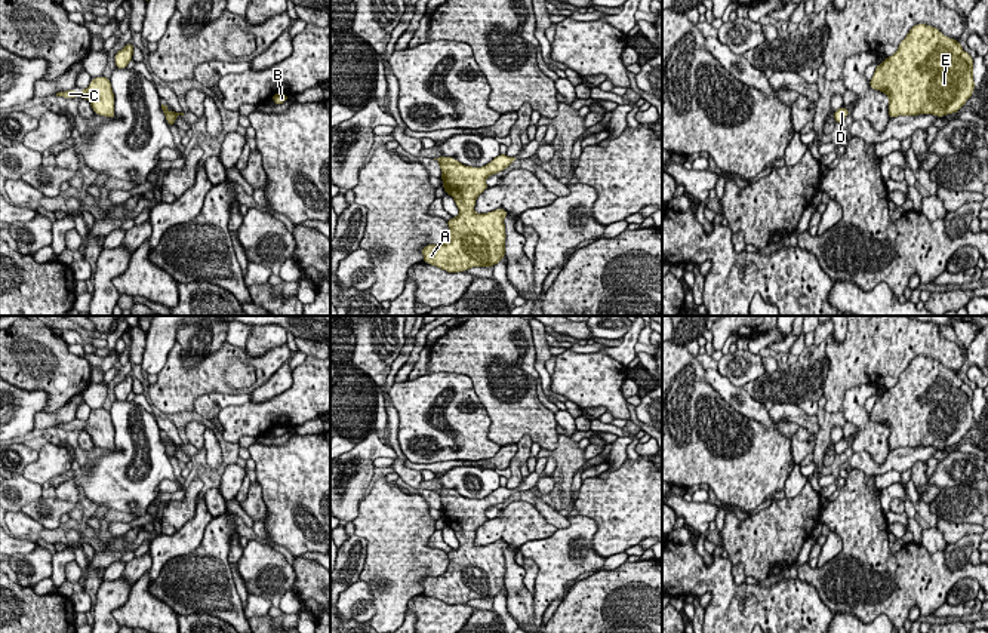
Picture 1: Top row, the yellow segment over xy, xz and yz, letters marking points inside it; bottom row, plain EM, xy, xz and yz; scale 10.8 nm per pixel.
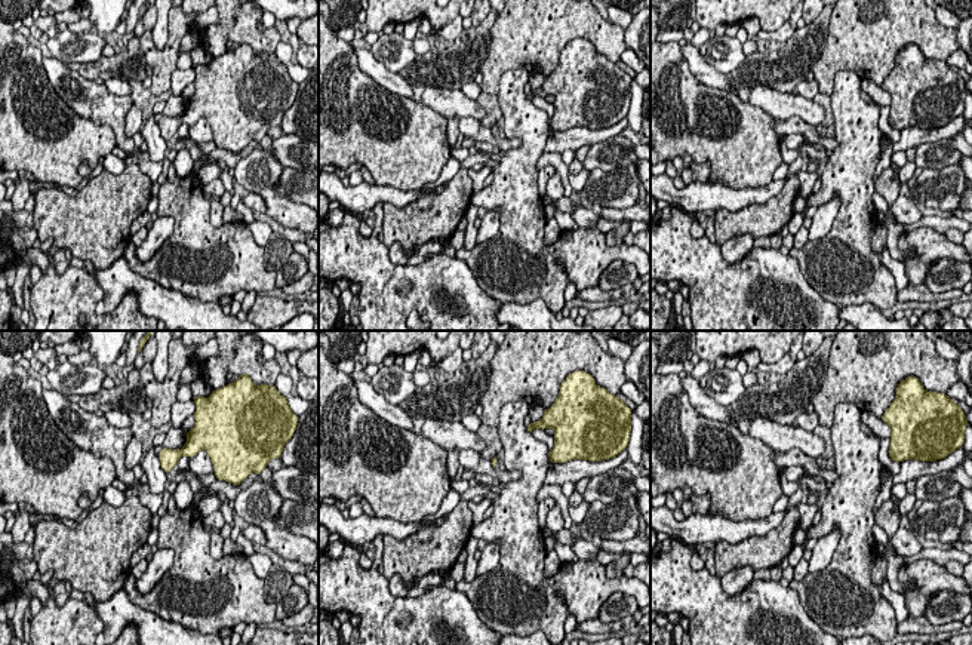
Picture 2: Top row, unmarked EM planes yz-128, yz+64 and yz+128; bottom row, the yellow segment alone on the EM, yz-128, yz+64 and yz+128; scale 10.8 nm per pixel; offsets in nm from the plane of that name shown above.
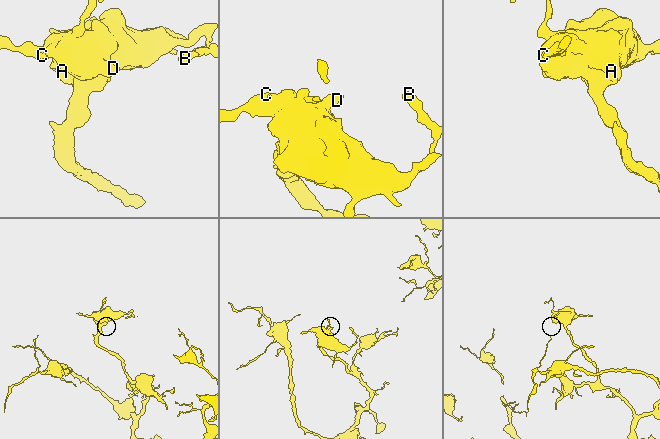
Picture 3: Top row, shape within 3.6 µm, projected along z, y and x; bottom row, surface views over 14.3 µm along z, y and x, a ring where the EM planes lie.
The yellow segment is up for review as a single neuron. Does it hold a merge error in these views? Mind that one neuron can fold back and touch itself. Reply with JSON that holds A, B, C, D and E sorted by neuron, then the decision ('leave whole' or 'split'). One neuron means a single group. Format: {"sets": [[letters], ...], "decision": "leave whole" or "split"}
{"sets": [["A", "B", "C", "D", "E"]], "decision": "leave whole"}

